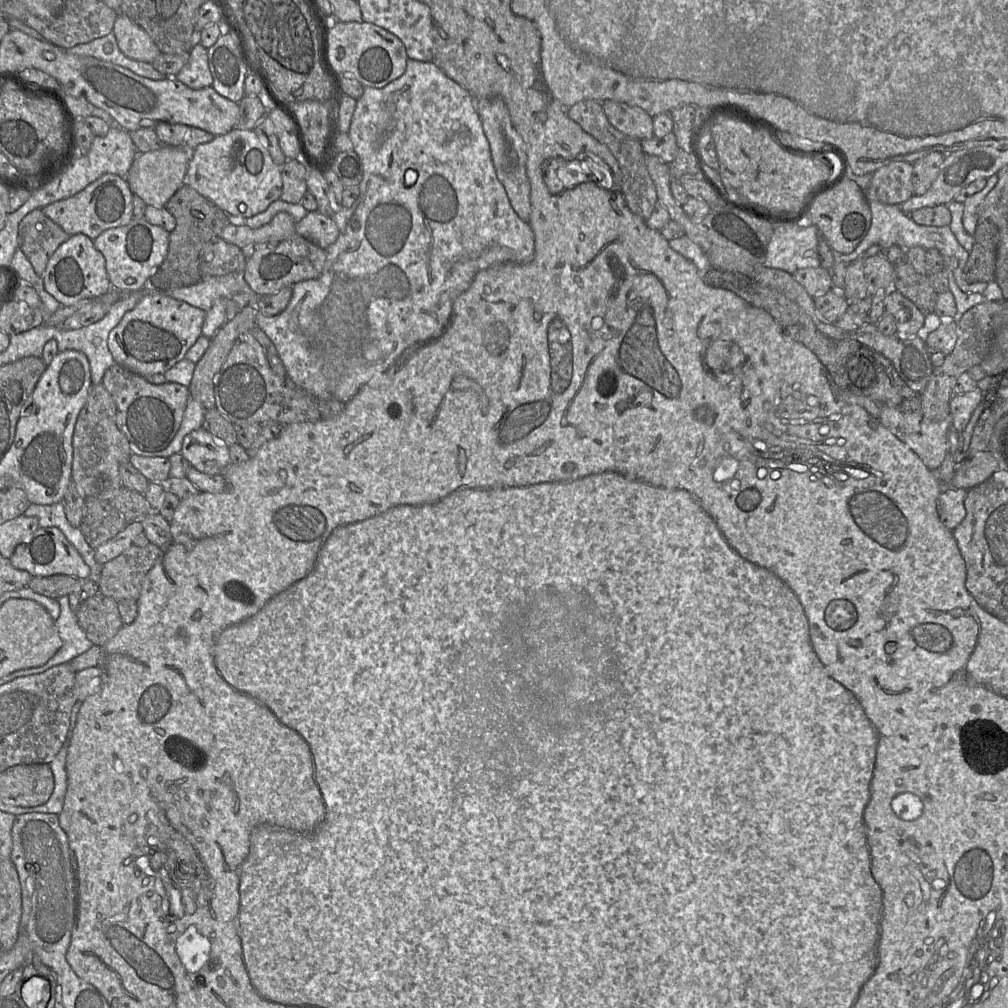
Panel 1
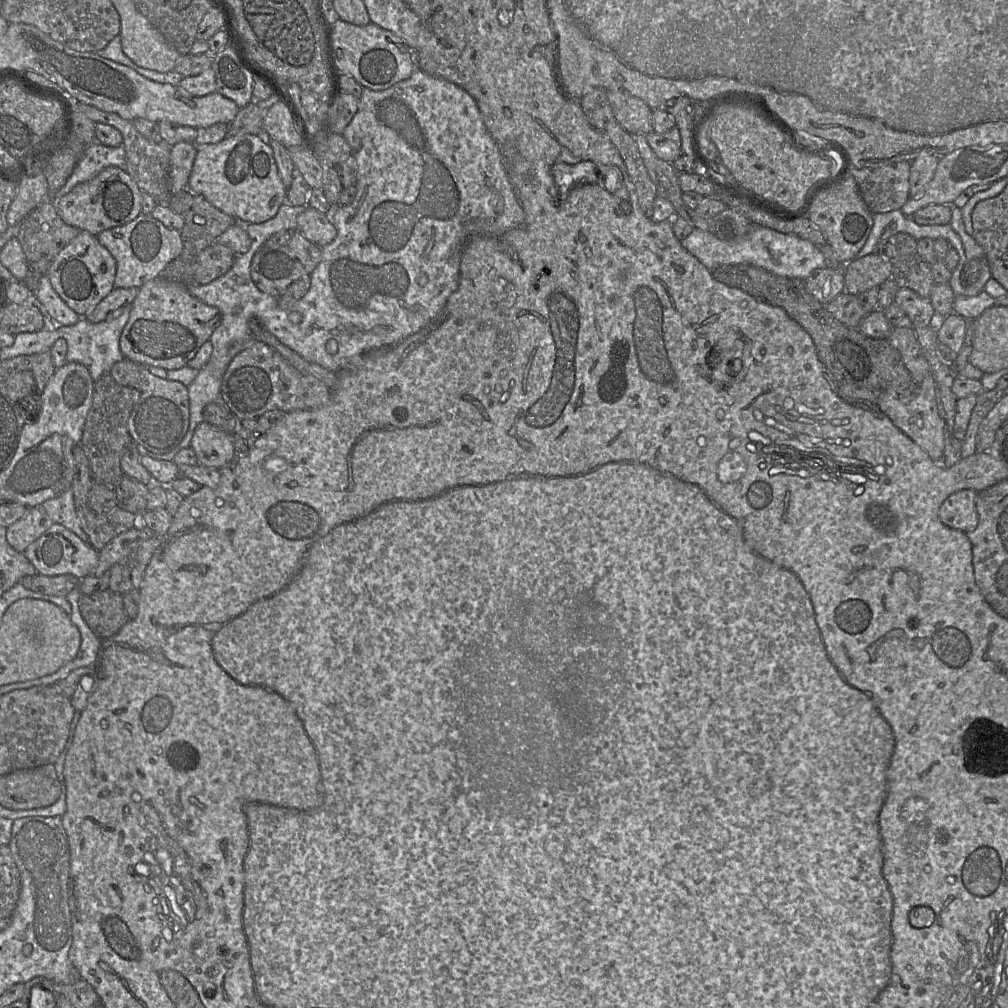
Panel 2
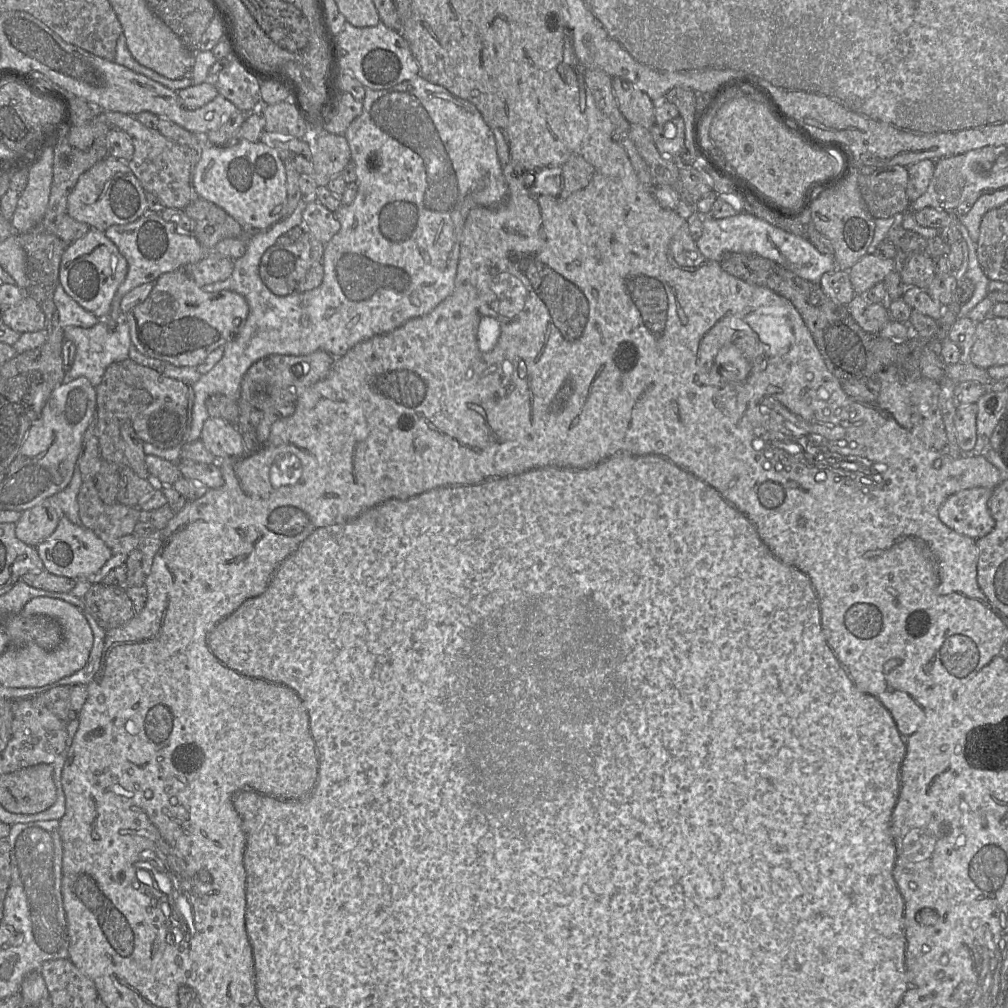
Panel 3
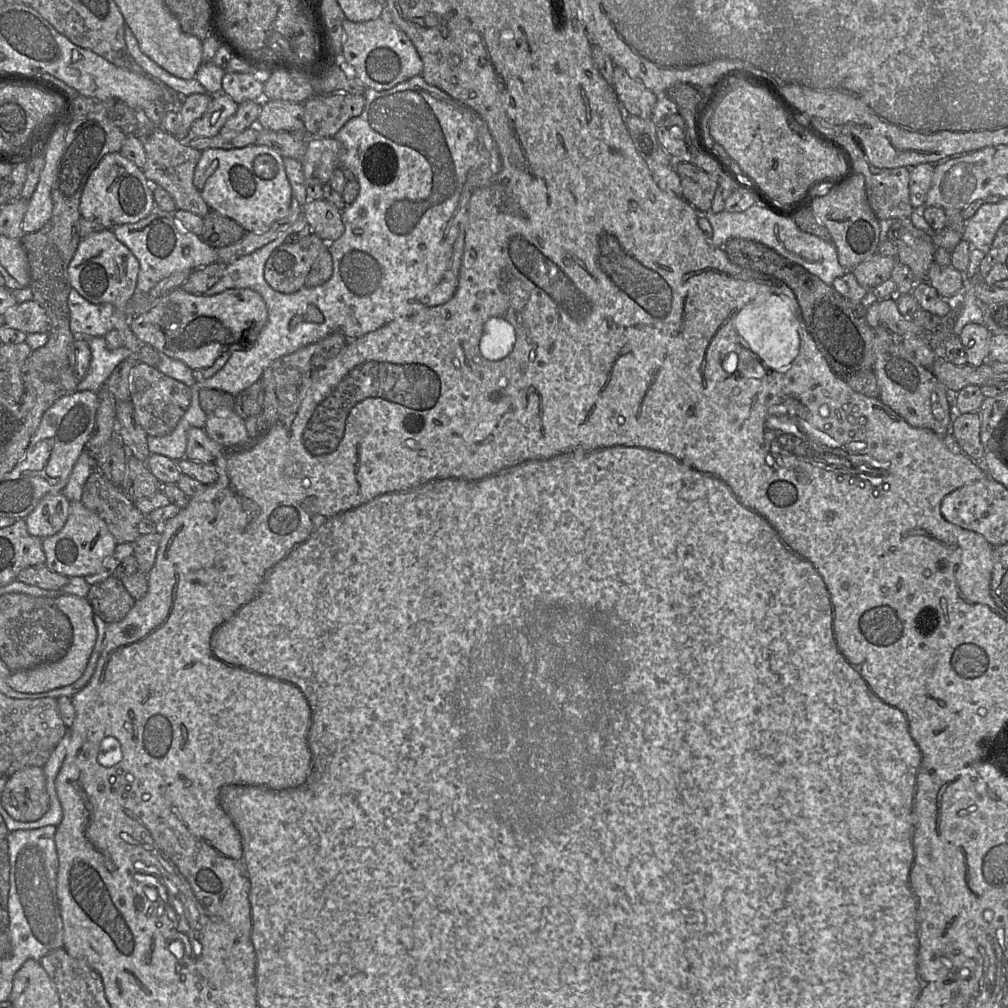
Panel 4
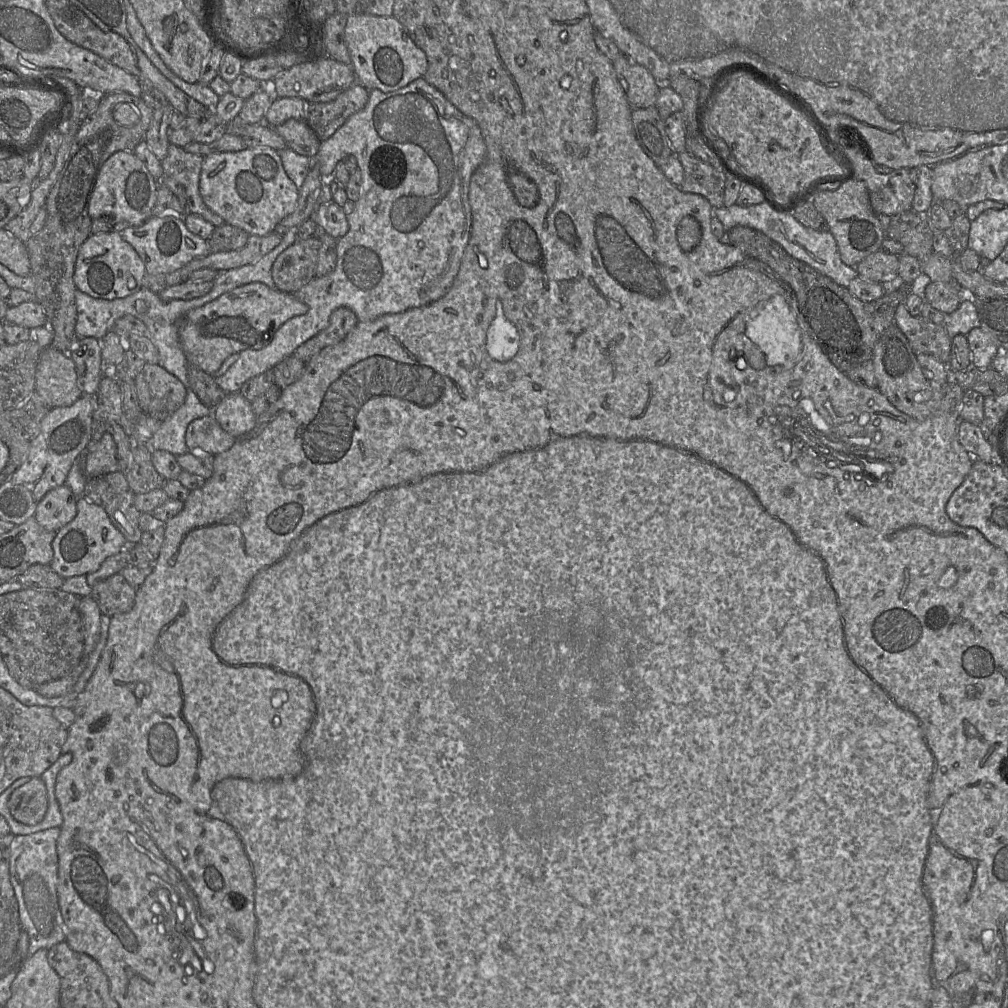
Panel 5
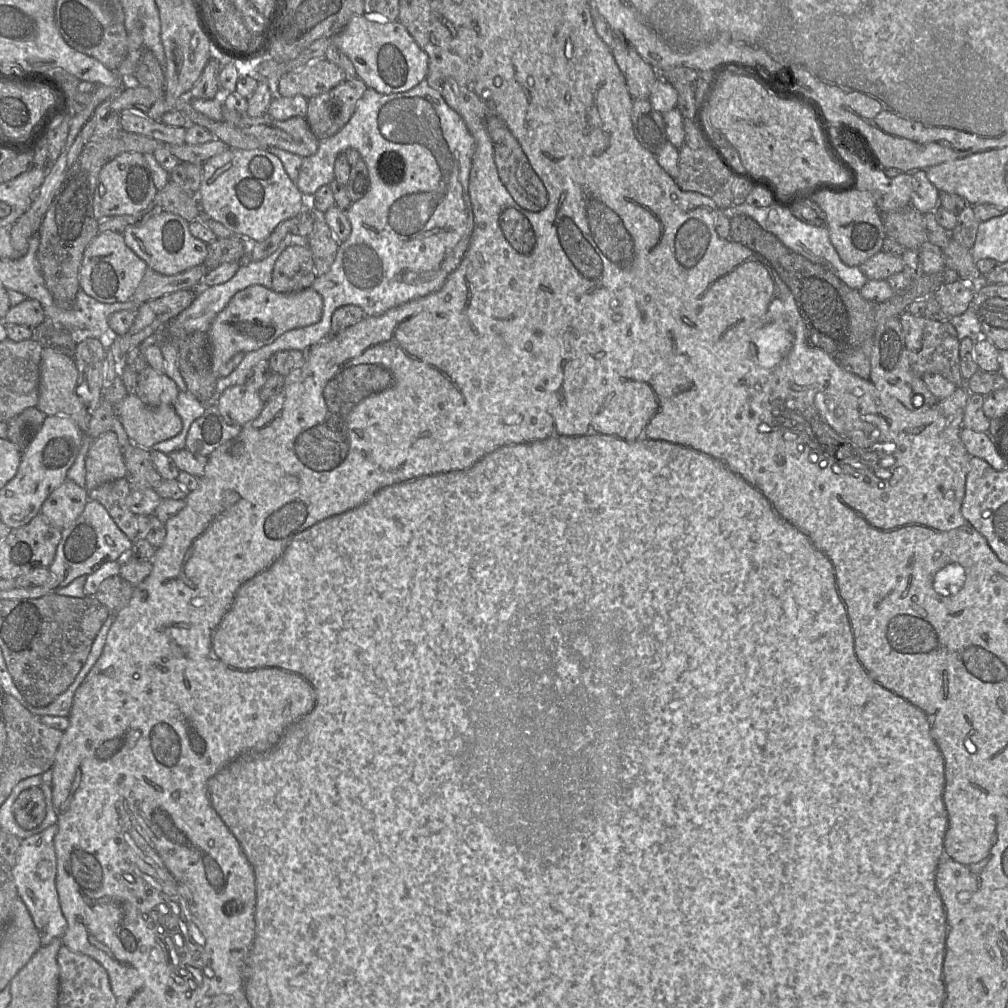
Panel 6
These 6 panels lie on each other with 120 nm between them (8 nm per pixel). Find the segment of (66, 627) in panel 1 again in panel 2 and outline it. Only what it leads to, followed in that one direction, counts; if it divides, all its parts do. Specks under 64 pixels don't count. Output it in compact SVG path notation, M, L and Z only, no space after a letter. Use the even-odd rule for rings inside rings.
M75 587L65 597L72 607L70 619L81 634L81 644L77 656L53 674L33 680L11 683L17 684L16 690L28 689L34 686L55 685L55 683L66 679L73 670L85 666L95 666L96 672L96 662L102 640L95 635L81 616L79 610L81 594L79 588Z

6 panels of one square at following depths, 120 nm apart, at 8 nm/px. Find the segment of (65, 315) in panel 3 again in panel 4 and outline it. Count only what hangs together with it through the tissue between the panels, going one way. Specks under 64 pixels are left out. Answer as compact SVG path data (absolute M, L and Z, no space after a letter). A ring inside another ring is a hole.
M75 289L68 296L70 330L76 336L105 337L114 329L111 317L115 307L109 303L93 304L83 298Z

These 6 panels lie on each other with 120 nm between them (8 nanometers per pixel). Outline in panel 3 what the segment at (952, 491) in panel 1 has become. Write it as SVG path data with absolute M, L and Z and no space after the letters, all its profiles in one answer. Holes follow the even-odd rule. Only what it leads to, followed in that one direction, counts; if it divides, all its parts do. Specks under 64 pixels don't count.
M967 488L948 496L939 508L939 519L950 529L977 540L990 533L995 521L988 501L993 488Z

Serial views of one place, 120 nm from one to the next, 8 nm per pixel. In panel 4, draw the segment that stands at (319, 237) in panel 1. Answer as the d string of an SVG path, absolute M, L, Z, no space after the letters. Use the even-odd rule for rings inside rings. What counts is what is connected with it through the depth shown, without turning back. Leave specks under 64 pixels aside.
M326 200L308 201L304 217L314 233L326 243L334 242L344 232L341 210Z

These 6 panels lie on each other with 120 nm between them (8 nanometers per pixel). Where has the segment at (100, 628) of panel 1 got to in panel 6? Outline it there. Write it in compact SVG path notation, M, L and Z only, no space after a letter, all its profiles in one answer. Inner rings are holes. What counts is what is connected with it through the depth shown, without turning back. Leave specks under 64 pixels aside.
M114 575L101 582L94 597L108 608L110 614L117 614L129 604L133 591L134 585L121 575Z

